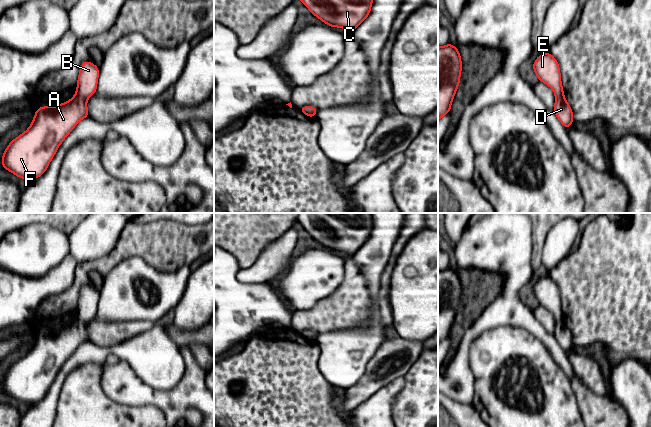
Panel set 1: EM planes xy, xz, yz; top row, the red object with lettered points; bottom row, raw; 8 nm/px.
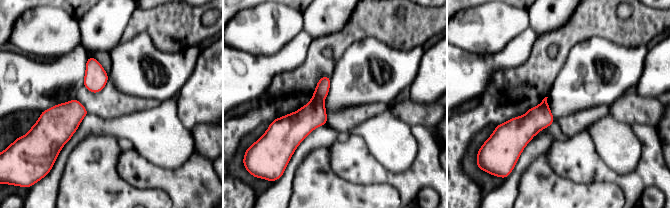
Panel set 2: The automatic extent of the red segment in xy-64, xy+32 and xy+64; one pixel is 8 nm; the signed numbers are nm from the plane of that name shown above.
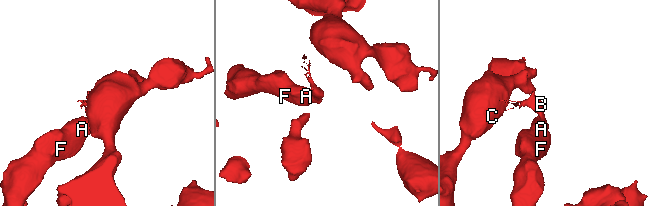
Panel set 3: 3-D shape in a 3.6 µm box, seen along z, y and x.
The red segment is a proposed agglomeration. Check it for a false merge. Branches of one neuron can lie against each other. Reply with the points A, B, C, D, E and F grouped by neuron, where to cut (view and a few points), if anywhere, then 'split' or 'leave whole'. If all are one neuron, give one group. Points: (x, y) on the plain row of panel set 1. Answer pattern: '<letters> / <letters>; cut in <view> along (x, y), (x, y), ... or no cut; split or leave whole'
A C D F / B E; cut in xy along (76, 316), (87, 322); split

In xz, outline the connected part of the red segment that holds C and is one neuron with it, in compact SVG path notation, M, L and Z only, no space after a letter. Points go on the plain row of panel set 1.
M297 213L297 222L326 249L353 256L369 239L371 213Z

